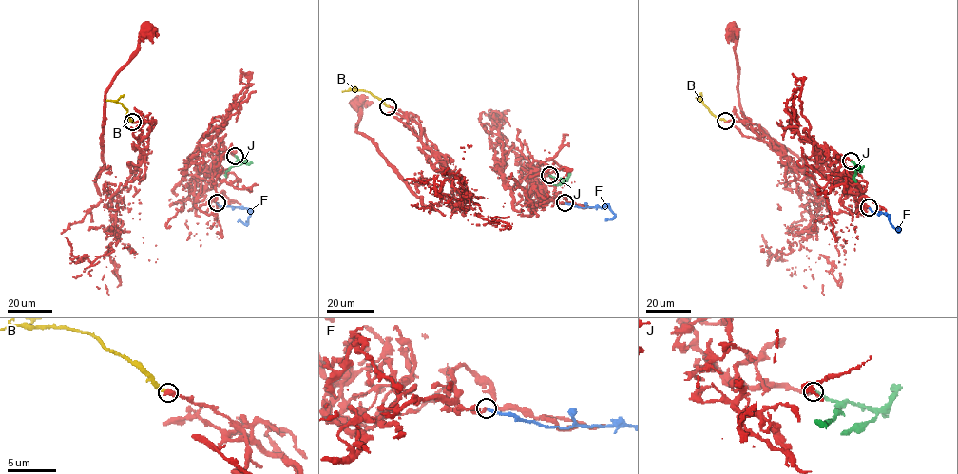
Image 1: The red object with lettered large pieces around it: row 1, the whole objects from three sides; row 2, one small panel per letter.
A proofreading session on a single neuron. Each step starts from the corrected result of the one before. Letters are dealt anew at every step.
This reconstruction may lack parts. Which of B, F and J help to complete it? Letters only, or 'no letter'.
J

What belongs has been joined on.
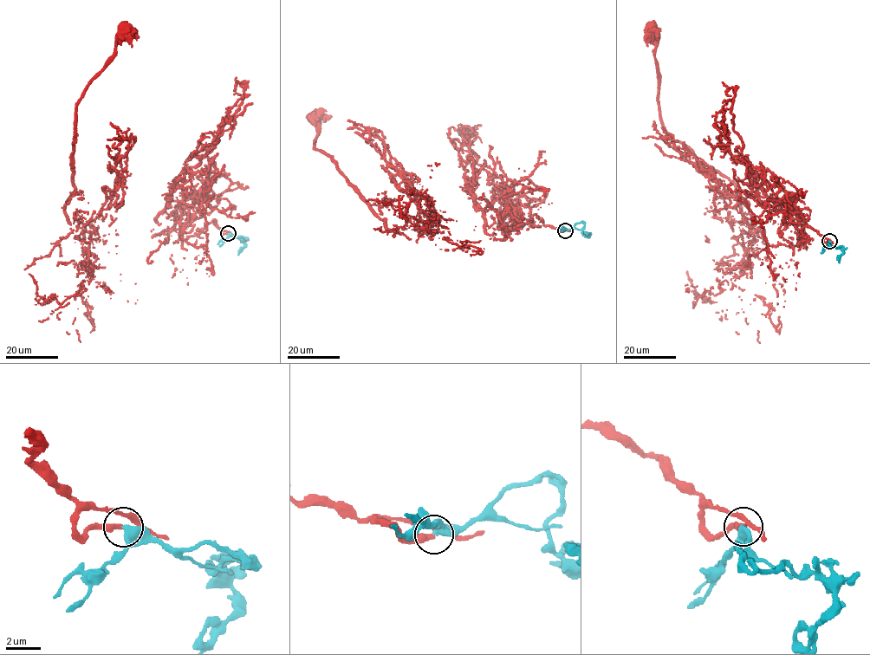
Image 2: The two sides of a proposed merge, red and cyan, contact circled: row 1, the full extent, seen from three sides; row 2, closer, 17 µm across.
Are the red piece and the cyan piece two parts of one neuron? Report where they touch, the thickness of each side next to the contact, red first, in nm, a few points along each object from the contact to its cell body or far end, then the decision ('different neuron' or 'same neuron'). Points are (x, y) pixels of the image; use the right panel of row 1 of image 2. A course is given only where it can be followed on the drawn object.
(829, 241) | 220/380 nm | red via (829, 241), (805, 226), (802, 243), (769, 245), (743, 269), (751, 249), (735, 184), (666, 132), (647, 31) | cyan via (829, 241), (843, 251), (839, 262) | same neuron

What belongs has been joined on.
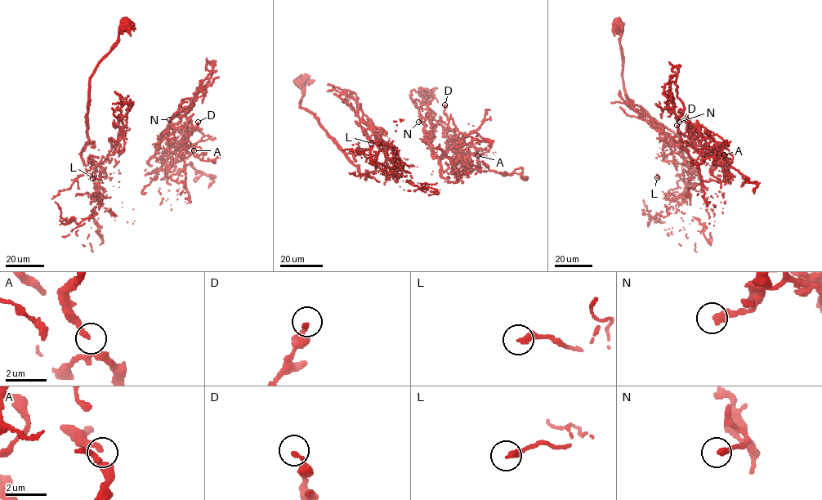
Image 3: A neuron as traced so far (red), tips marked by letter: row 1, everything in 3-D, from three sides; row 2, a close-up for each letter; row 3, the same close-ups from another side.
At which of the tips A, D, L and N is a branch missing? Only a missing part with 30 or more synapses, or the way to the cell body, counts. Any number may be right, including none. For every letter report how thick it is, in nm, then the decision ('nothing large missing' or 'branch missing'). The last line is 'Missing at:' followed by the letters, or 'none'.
A: calibre 180 nm; nothing large missing
D: calibre 200 nm; nothing large missing
L: calibre 320 nm; nothing large missing
N: calibre 340 nm; nothing large missing
Missing at: none

